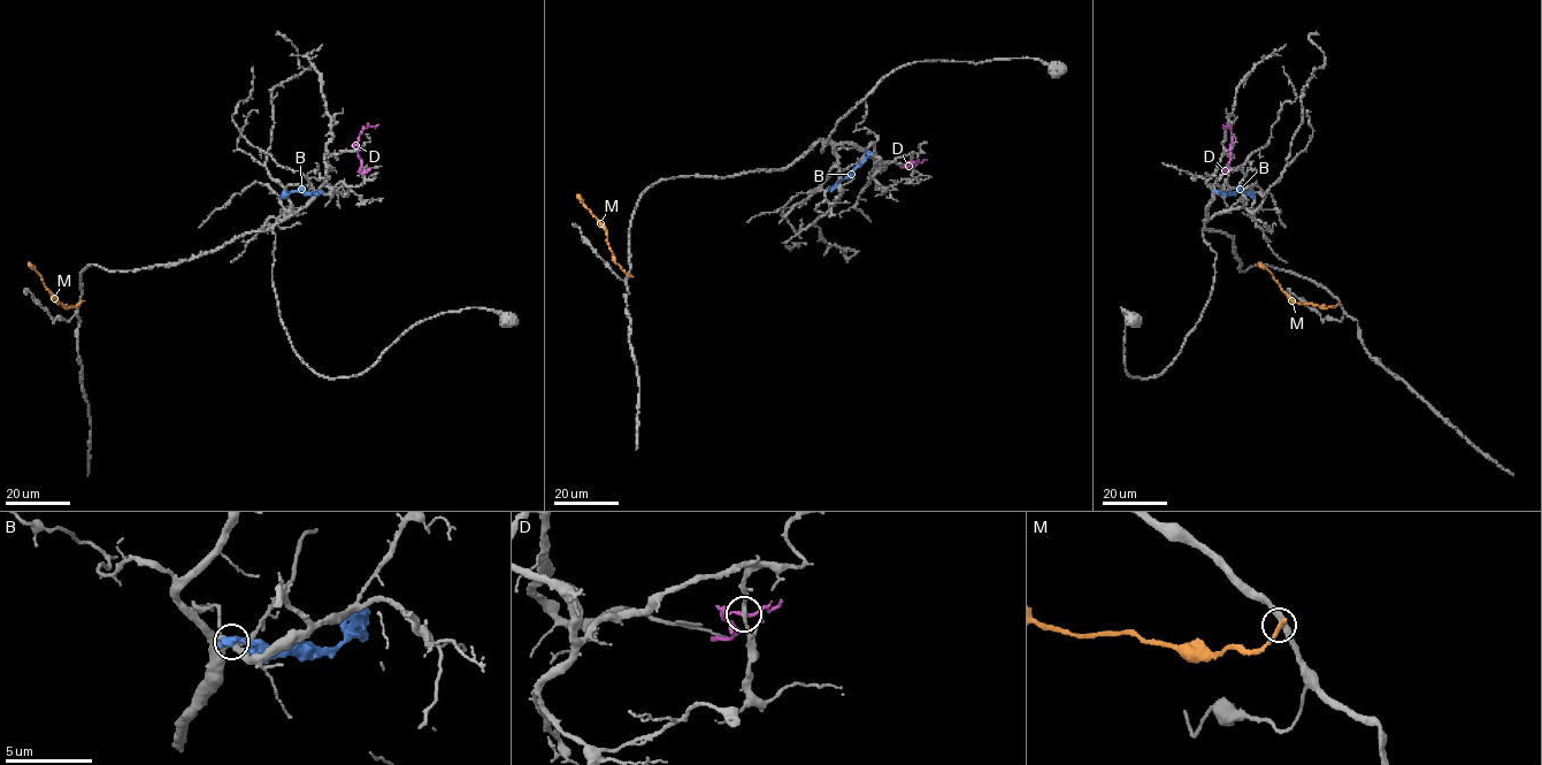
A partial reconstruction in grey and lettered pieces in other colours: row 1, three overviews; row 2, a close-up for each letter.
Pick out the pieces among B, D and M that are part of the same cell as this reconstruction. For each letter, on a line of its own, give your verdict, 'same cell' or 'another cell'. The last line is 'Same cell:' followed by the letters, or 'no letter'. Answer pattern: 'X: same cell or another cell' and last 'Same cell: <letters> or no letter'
B: another cell
D: another cell
M: another cell
Same cell: no letter

